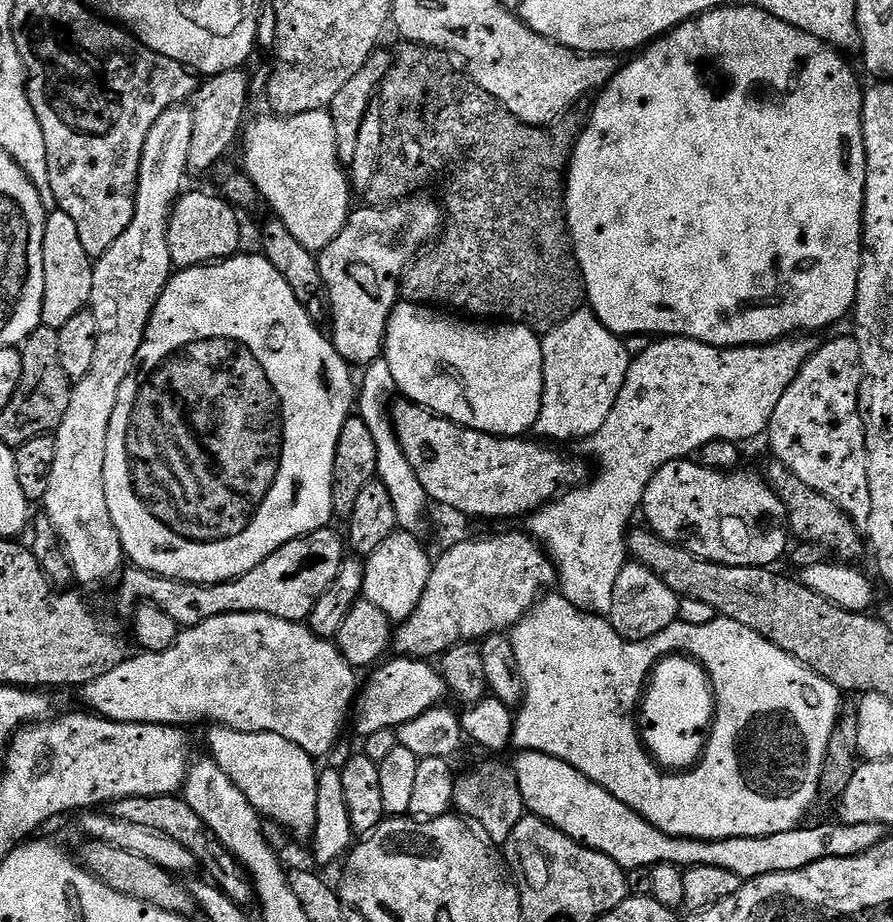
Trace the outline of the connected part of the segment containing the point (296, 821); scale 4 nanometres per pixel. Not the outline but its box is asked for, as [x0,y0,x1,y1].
[208,726,318,841]

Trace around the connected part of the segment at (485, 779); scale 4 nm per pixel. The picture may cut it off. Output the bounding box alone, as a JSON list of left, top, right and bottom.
[452,764,526,846]

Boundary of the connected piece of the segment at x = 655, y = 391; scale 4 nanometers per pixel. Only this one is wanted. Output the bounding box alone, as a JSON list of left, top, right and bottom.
[526,334,817,617]

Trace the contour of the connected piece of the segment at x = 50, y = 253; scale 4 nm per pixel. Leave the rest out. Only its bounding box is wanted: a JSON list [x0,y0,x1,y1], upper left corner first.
[42,210,94,329]

